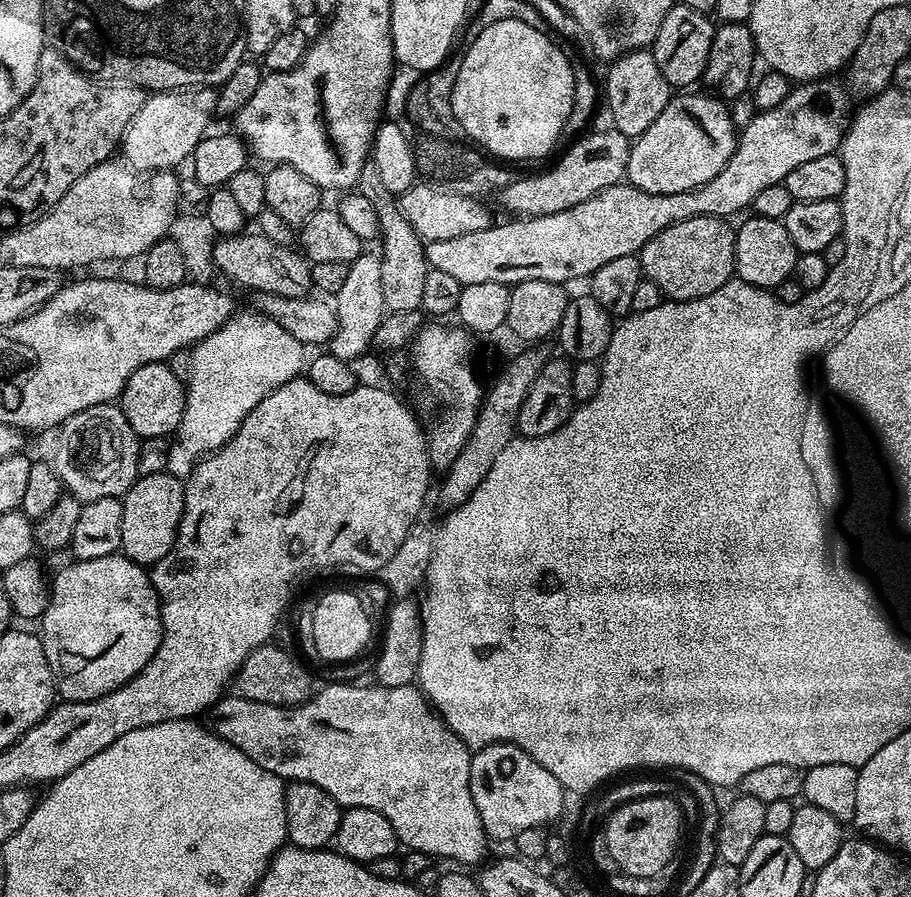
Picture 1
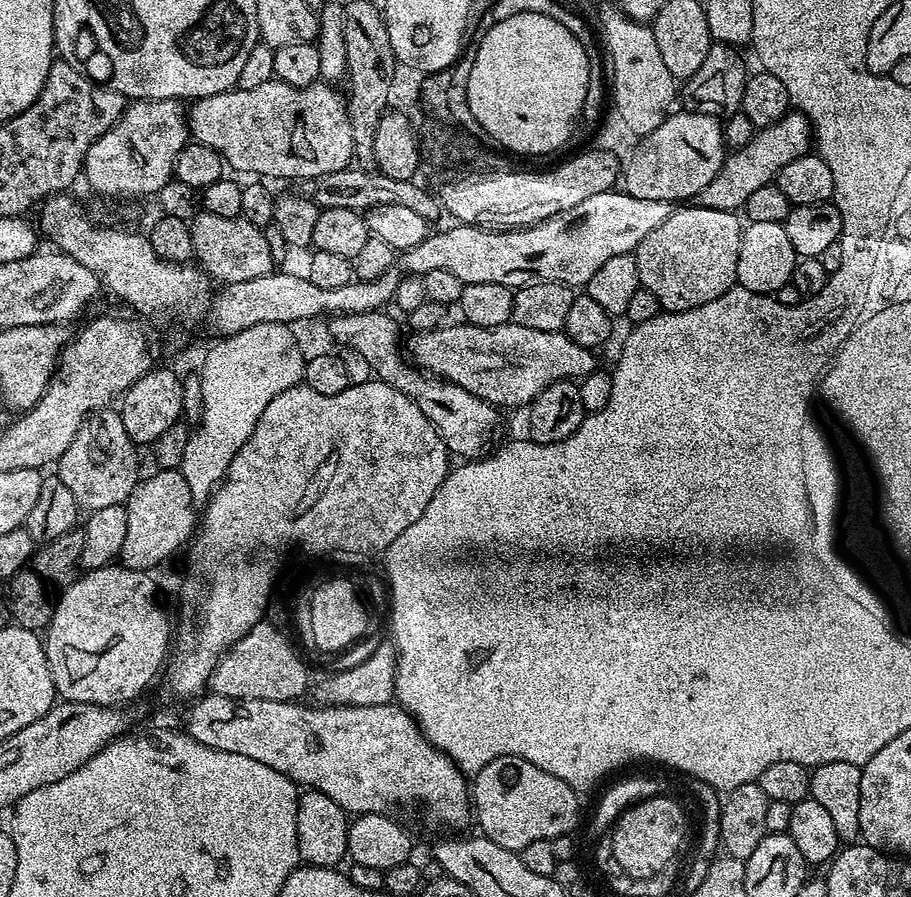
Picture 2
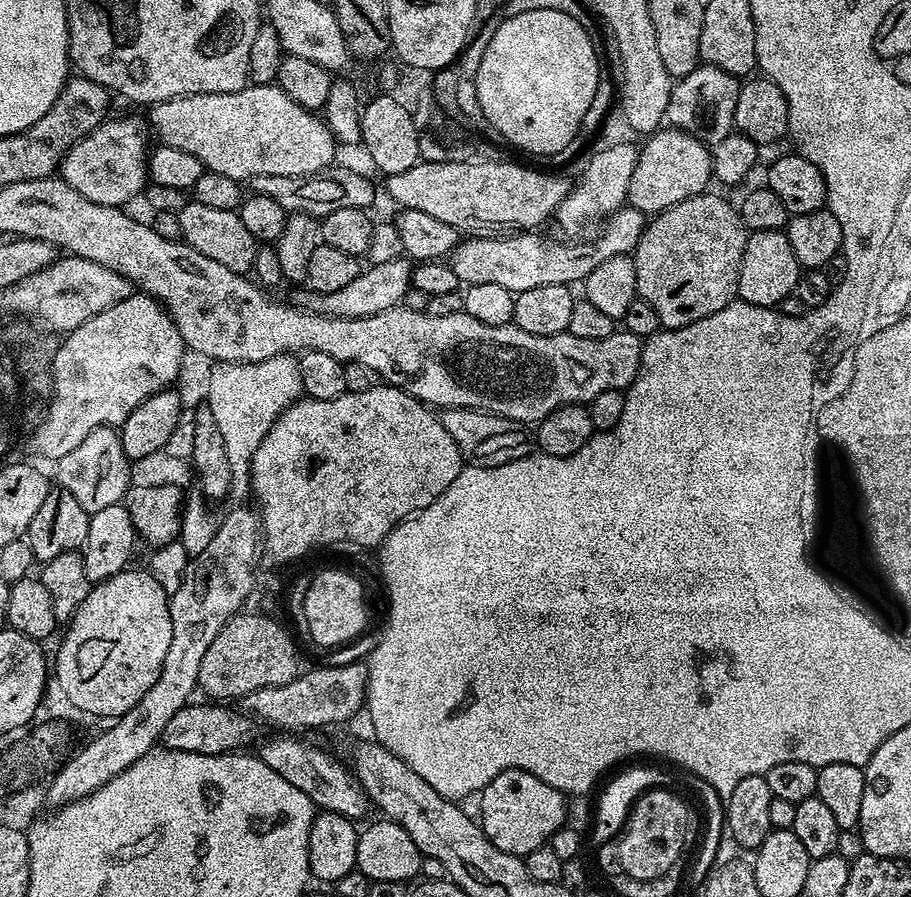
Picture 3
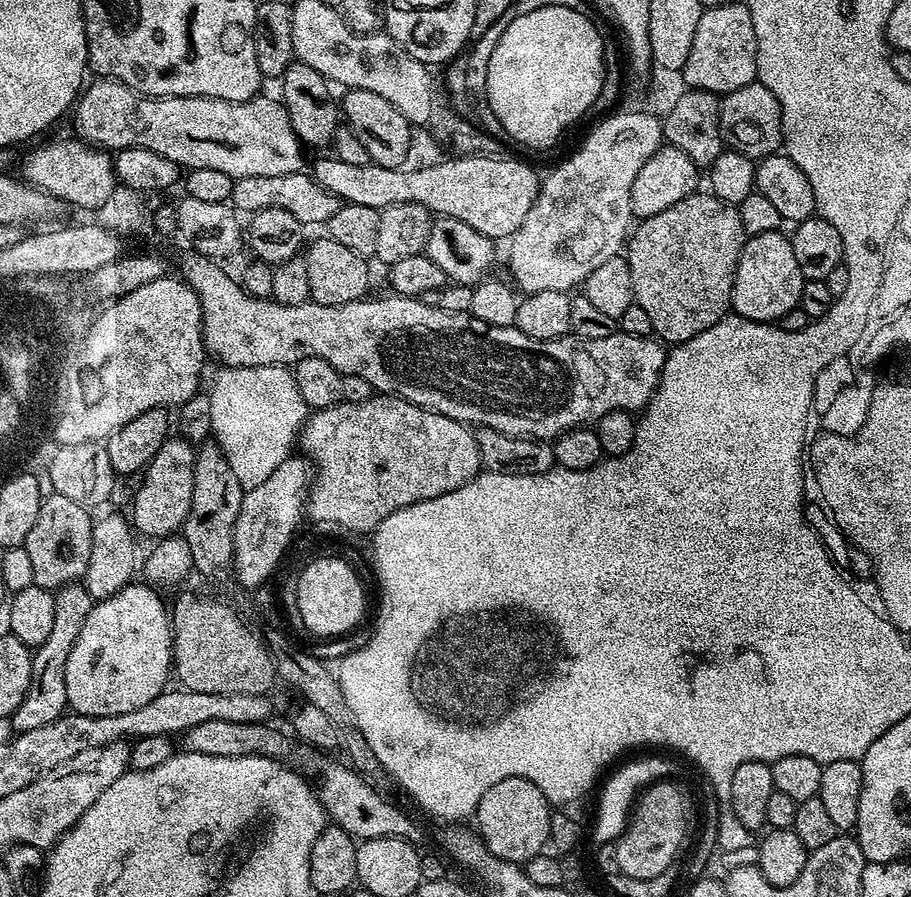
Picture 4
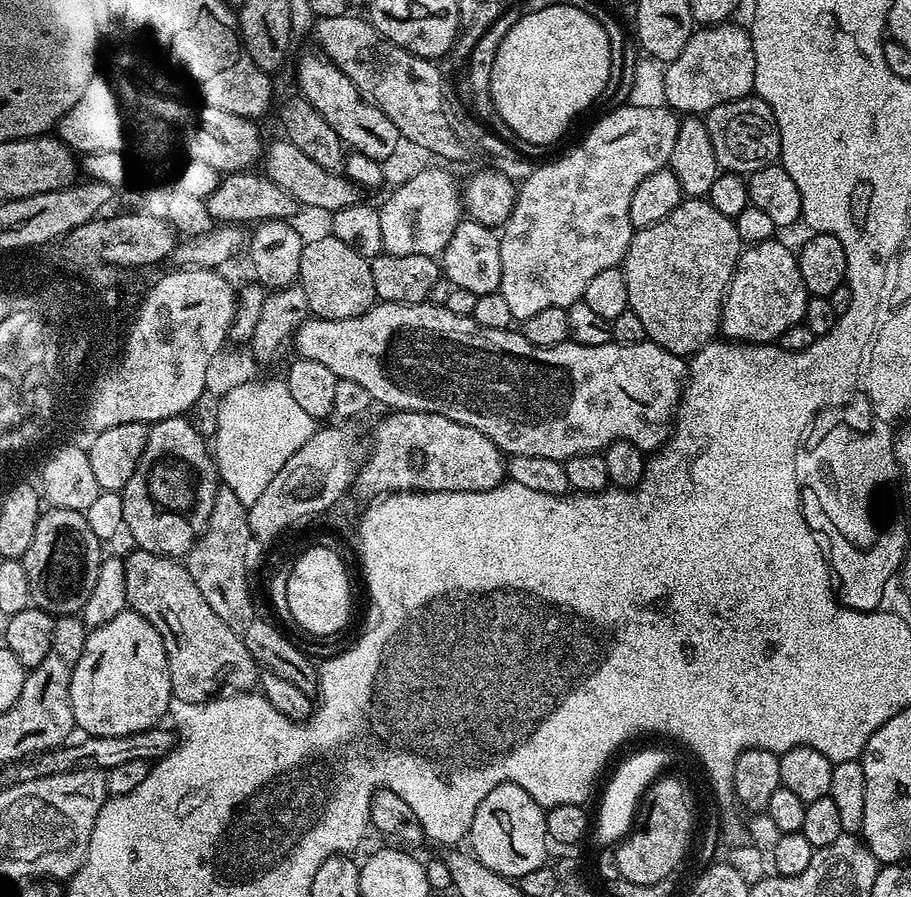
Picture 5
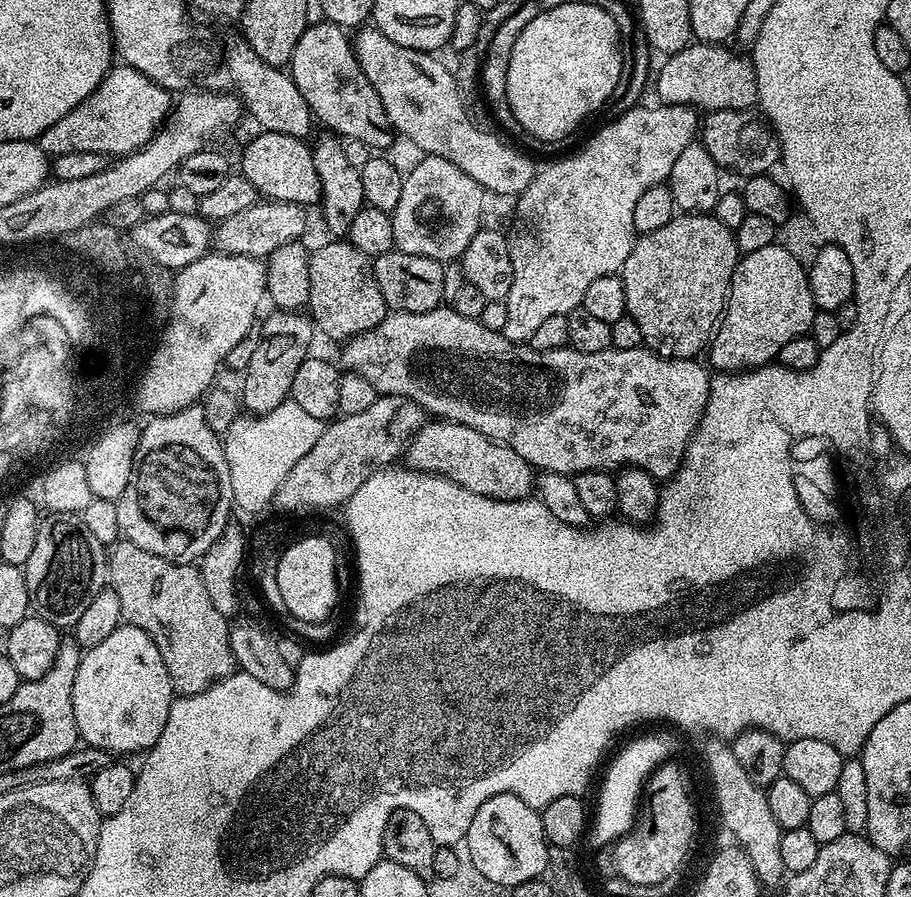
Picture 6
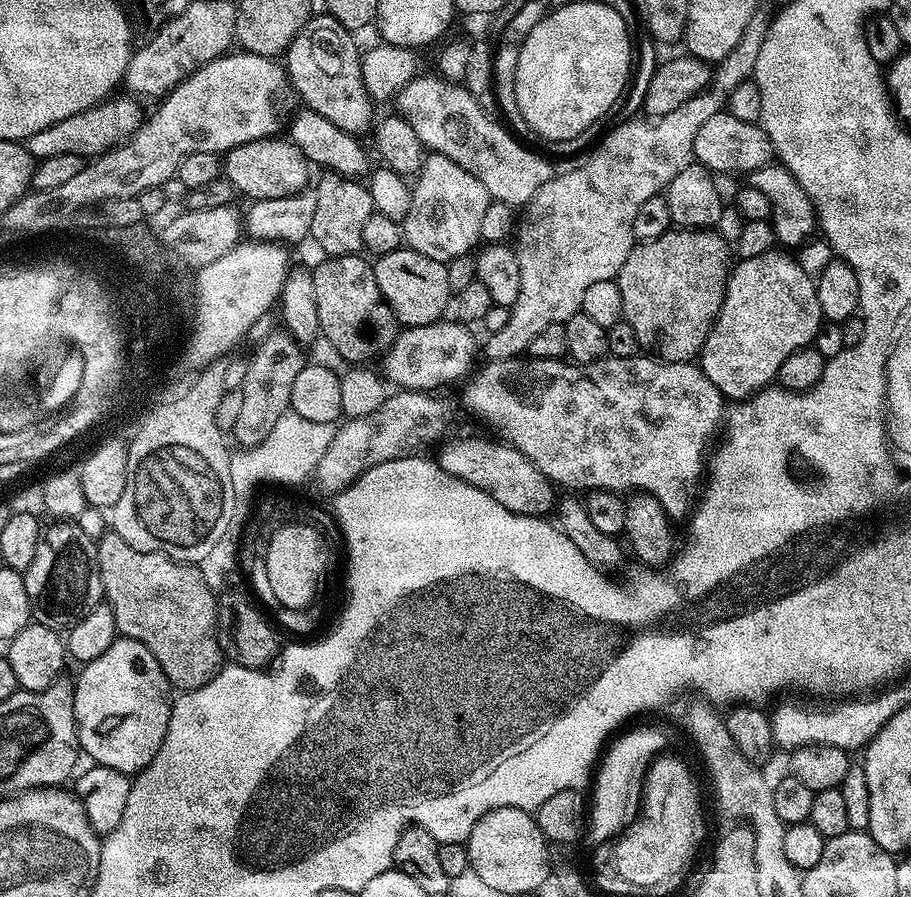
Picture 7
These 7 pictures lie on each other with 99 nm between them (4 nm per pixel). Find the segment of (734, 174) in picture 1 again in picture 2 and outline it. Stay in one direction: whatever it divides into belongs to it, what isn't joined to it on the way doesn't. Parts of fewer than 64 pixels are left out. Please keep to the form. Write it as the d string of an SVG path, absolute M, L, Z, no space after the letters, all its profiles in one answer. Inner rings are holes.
M790 110L781 120L759 129L744 148L729 151L724 157L724 165L716 177L694 198L702 208L736 212L743 209L746 198L762 186L773 183L776 176L794 158L809 155L814 144L814 129L807 116L799 110ZM613 190L594 194L578 202L578 206L570 206L570 210L562 210L542 222L529 224L527 228L493 230L456 222L451 225L453 228L448 228L445 232L433 231L418 246L399 253L398 268L400 264L401 273L418 277L425 276L430 270L447 270L457 278L462 278L465 285L474 282L498 282L513 290L534 286L538 282L584 286L609 258L618 258L618 254L635 253L642 238L646 238L646 234L654 230L654 226L662 226L662 222L666 222L673 211L673 205L669 201L634 198L626 191Z

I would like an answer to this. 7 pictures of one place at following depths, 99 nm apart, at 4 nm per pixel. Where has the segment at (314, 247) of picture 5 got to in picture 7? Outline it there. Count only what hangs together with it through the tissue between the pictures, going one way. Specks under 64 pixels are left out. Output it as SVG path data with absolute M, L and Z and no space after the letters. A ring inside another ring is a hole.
M360 254L321 261L317 268L311 269L311 274L323 339L328 339L329 346L352 366L364 366L375 356L383 357L396 341L398 325L396 316L378 290L378 278L374 278L372 264Z

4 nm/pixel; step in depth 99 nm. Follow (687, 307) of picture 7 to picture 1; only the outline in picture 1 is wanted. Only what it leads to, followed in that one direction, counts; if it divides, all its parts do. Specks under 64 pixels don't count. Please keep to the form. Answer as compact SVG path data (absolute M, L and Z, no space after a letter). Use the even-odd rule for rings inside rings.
M699 216L686 218L686 222L678 222L674 226L666 226L666 230L654 234L654 238L650 238L650 242L640 249L640 269L650 282L654 282L654 286L658 286L658 290L662 290L667 299L693 300L714 294L714 290L733 279L736 271L736 233L733 225L728 224L731 223L719 216Z

